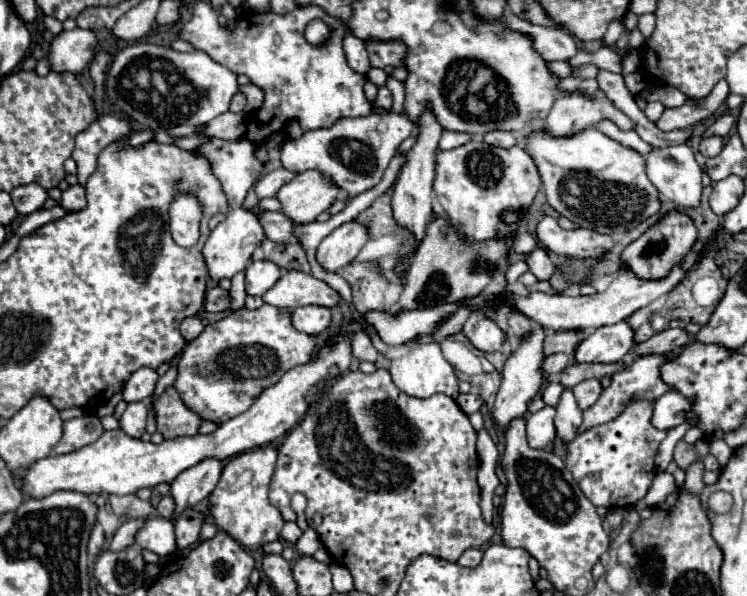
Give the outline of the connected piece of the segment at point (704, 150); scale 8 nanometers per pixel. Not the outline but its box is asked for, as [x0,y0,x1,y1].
[700,137,724,157]

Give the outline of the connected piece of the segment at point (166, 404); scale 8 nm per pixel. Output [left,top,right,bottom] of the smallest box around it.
[154,387,202,439]

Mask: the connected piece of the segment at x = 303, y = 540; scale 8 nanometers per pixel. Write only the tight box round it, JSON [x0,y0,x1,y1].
[296,529,322,555]

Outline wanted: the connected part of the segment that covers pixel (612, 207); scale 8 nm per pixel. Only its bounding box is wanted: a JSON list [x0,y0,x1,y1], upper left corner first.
[526,127,660,235]

